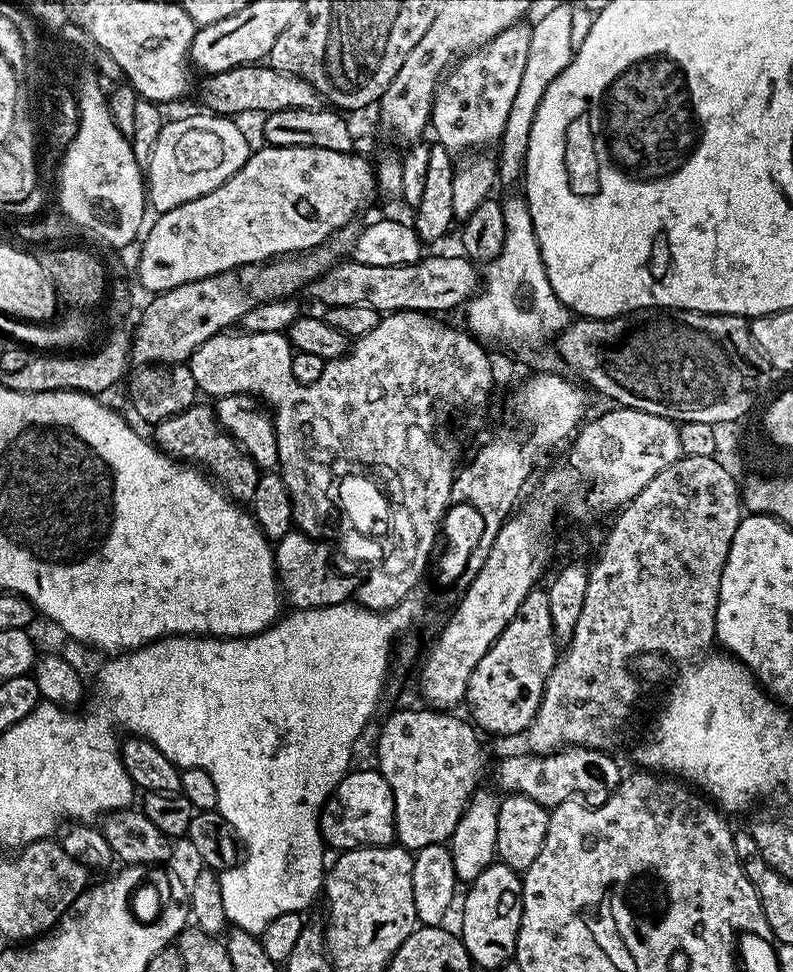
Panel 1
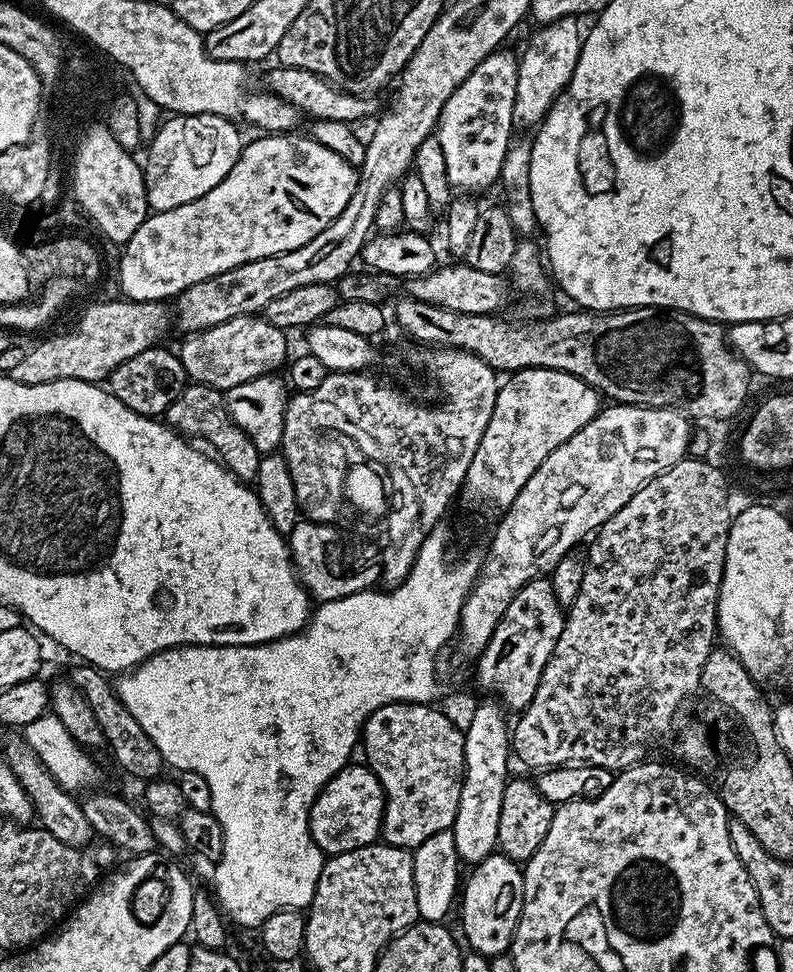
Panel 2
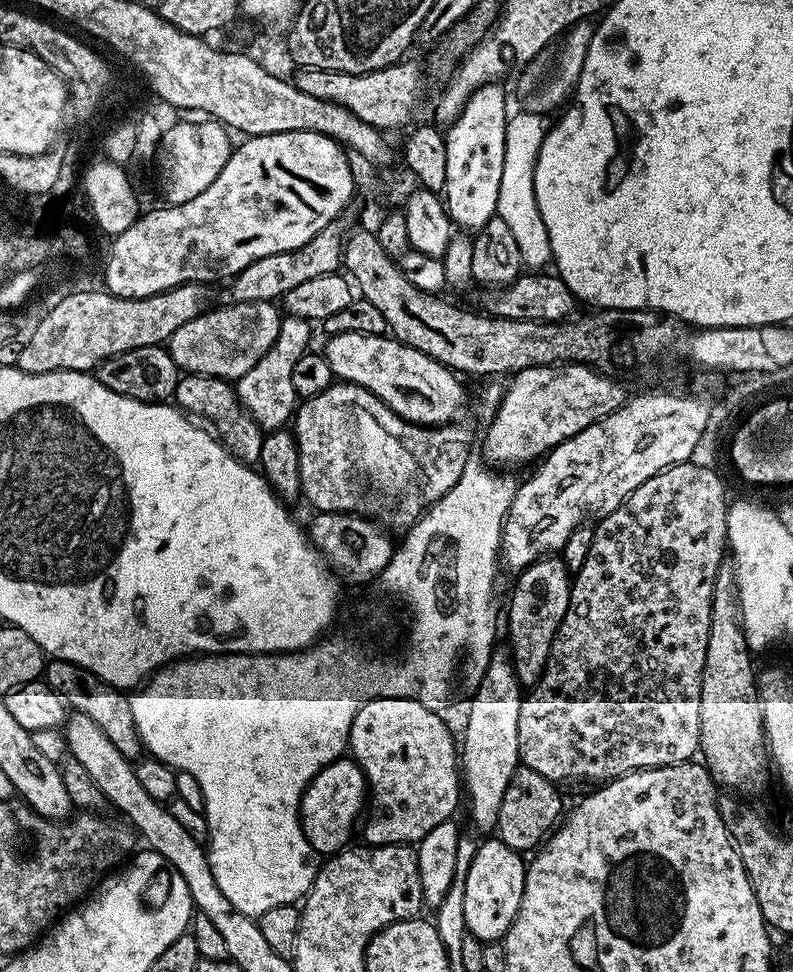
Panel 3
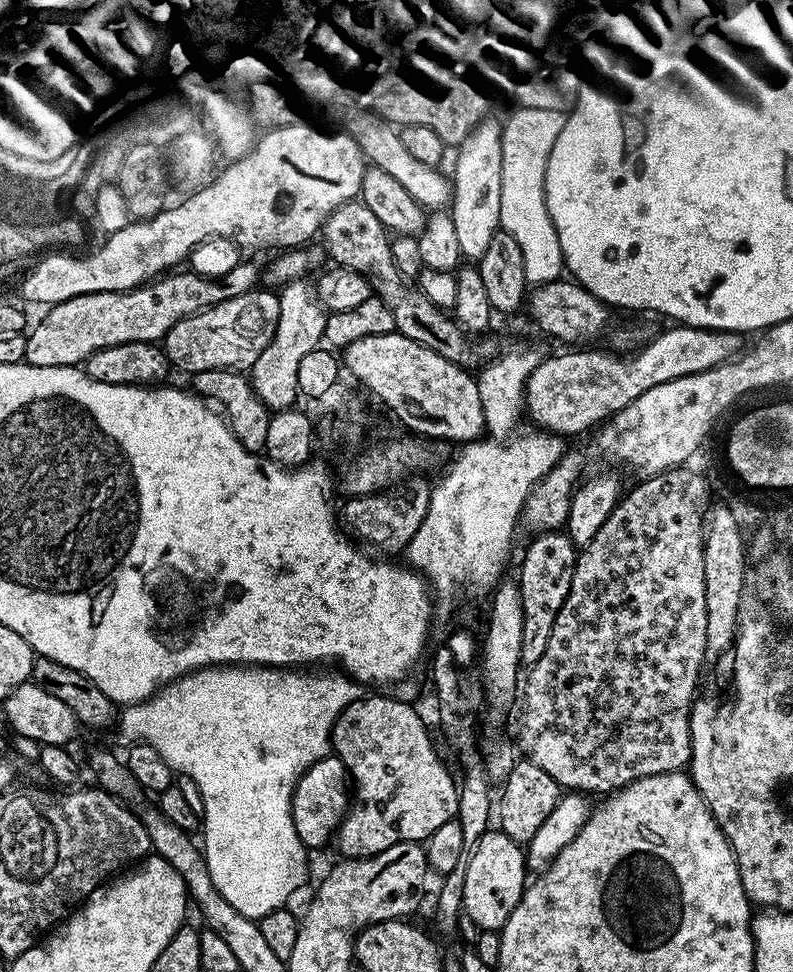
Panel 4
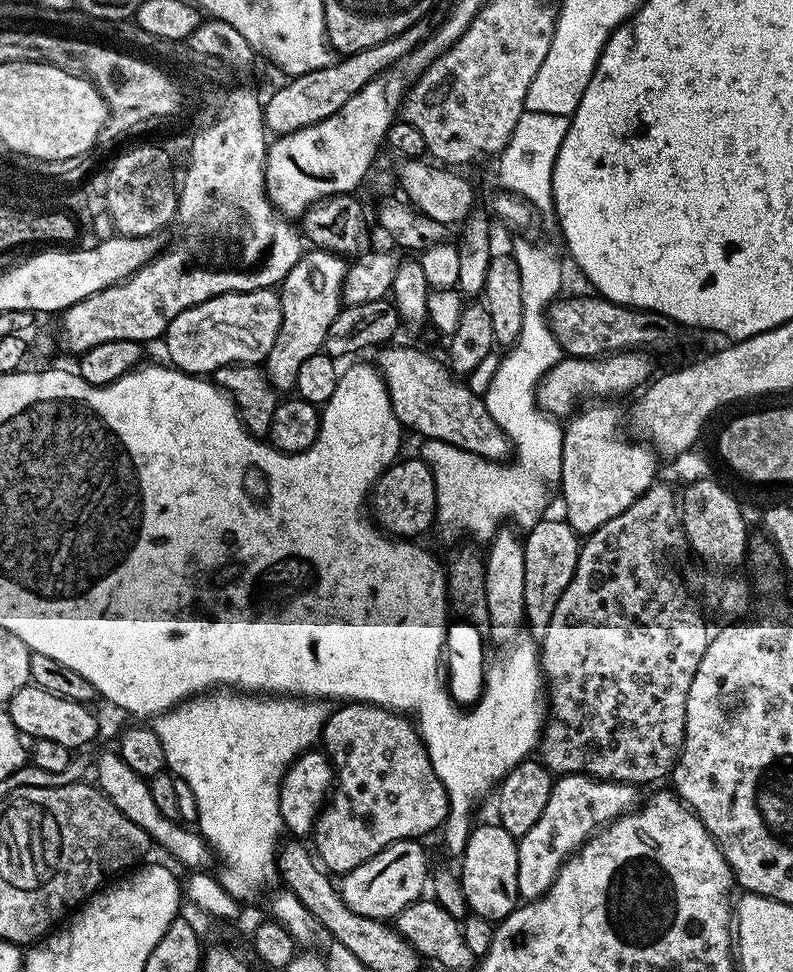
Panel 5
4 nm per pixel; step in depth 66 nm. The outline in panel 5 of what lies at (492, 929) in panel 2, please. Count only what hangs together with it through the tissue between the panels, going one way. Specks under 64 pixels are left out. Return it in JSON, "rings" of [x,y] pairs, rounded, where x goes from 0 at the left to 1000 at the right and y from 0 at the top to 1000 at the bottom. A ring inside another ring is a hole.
{"rings":[[[602,847],[596,851],[579,886],[578,902],[585,914],[586,927],[599,941],[629,949],[653,932],[652,867],[652,861],[644,860],[629,847]]]}

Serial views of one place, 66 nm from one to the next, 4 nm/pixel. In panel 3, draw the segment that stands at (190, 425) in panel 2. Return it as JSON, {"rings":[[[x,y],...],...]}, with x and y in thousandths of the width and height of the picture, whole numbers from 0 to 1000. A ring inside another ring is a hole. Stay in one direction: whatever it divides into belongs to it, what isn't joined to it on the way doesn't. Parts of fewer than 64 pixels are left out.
{"rings":[[[243,383],[228,386],[222,397],[219,415],[233,426],[241,426],[253,433],[264,432],[257,434],[265,437],[266,443],[271,445],[277,456],[298,472],[314,479],[327,478],[335,445],[305,418],[305,414],[298,407],[296,398],[289,392],[274,387],[251,387]]]}

